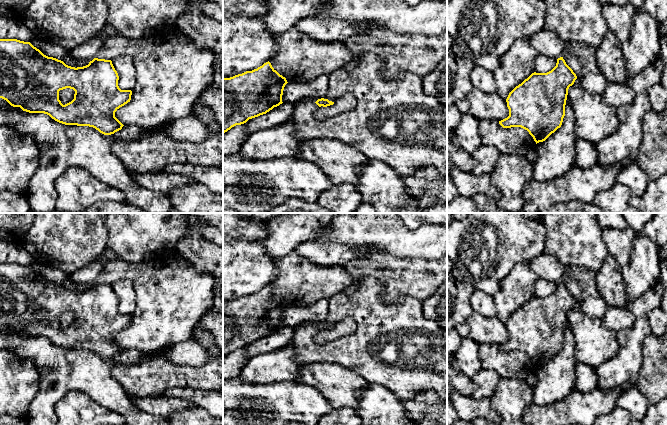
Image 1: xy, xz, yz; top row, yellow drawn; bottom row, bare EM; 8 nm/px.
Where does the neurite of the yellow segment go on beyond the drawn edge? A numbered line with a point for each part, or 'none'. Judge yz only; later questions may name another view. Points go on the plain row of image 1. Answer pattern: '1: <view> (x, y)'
none

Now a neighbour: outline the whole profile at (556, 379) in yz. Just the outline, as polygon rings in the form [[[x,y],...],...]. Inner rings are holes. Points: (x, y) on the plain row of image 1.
[[[567,322],[565,340],[561,351],[552,357],[545,365],[536,368],[535,374],[538,378],[538,382],[533,388],[533,403],[543,406],[560,401],[568,396],[575,386],[575,364],[574,336]]]

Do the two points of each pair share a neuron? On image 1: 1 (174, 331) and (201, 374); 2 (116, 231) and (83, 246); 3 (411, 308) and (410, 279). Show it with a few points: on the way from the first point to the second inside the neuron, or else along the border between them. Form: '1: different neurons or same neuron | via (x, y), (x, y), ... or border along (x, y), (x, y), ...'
1: different neurons | border along (197, 323), (190, 337)
2: different neurons | border along (104, 223), (107, 229), (107, 248)
3: different neurons | border along (421, 301), (399, 297), (388, 303)

